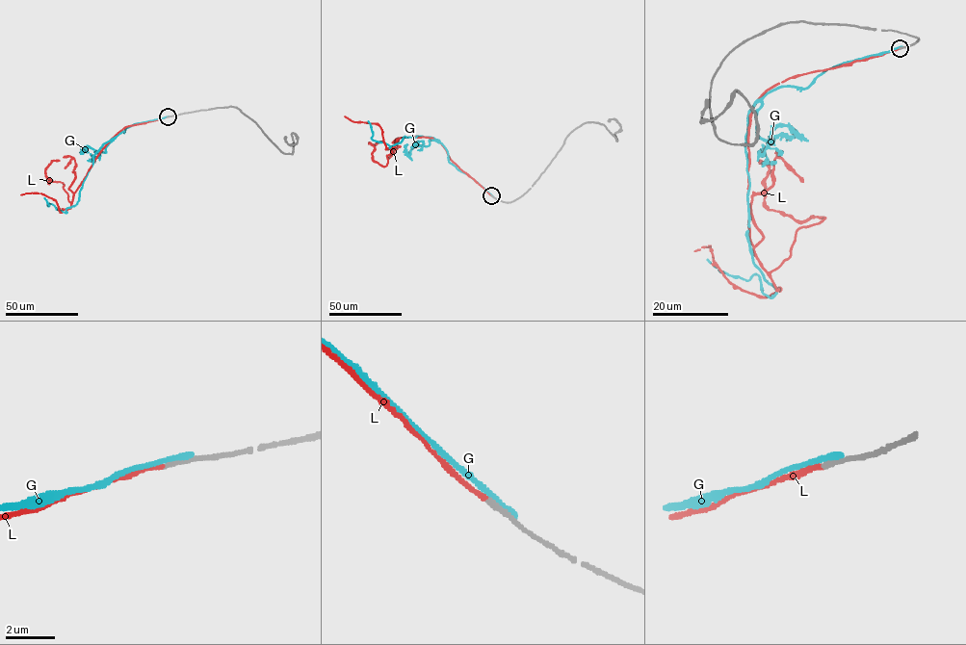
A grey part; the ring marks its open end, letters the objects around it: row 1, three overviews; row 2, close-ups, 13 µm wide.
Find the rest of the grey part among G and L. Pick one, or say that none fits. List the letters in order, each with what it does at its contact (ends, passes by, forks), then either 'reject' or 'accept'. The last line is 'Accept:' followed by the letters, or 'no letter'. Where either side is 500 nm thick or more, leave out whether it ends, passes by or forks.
G: it ends there; reject
L: it ends there; accept
Accept: L

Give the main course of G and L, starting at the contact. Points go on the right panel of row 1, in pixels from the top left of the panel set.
G: (901, 47), (805, 88), (777, 87), (748, 115), (747, 240), (775, 293), (706, 259)
L: (900, 48), (772, 85), (754, 106), (749, 237), (770, 272), (800, 227), (824, 217), (770, 211), (760, 161)

